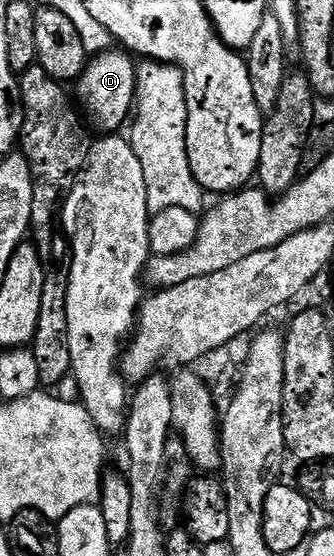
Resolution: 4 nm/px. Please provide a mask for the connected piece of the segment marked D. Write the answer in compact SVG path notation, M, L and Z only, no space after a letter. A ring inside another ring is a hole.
M108 49L98 52L88 62L82 75L79 76L77 82L74 84L74 87L76 86L74 94L77 96L78 106L81 108L86 122L92 128L95 126L99 130L99 133L118 132L120 130L118 127L123 122L126 124L132 118L135 106L136 60L126 50L115 50ZM77 94L79 94L79 99Z

